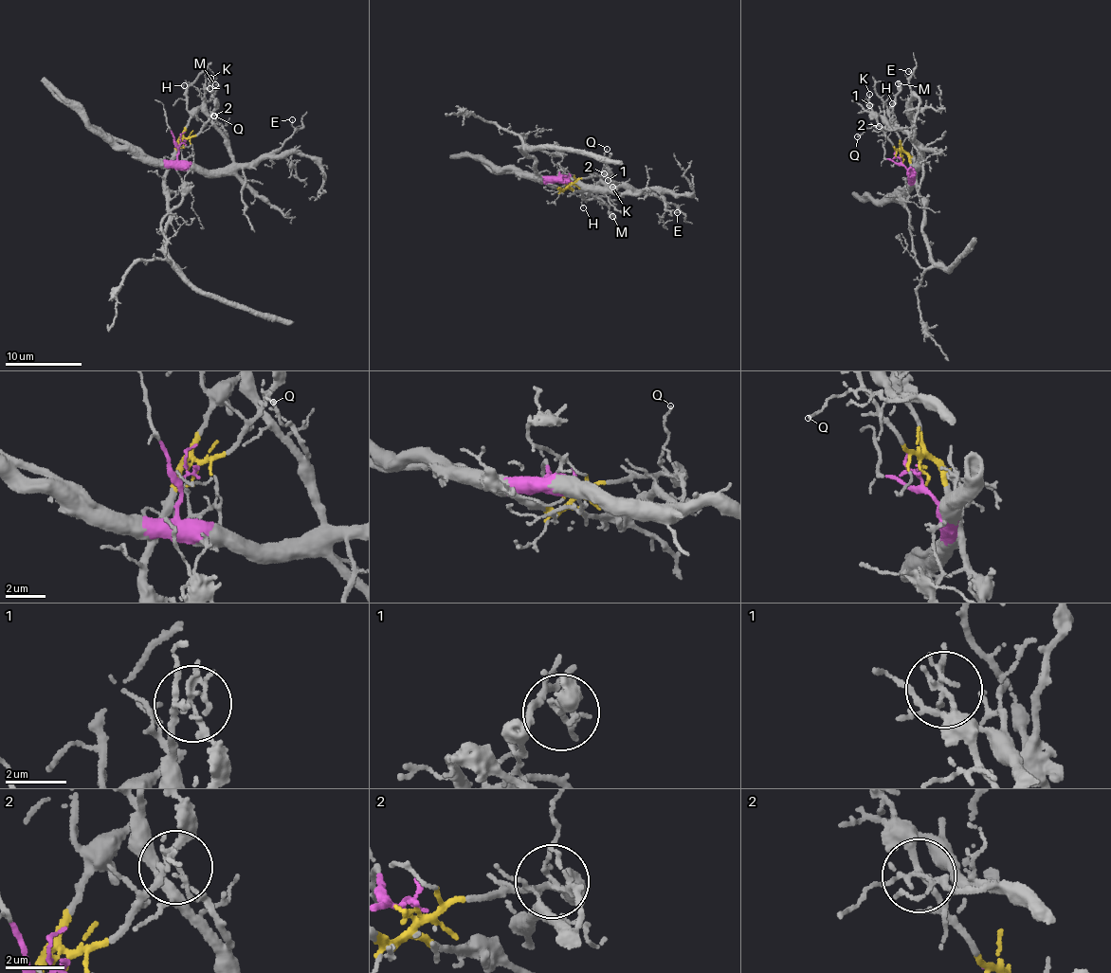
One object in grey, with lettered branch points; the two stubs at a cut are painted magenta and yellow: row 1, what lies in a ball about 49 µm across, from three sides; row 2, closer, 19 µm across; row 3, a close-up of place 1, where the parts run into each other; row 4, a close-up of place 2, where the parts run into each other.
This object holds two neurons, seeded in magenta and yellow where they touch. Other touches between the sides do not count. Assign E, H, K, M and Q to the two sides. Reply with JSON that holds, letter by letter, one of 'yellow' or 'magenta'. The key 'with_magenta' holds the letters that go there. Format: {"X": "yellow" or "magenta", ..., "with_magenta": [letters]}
{"E": "magenta", "H": "yellow", "K": "yellow", "M": "yellow", "Q": "magenta", "with_magenta": ["E", "Q"]}

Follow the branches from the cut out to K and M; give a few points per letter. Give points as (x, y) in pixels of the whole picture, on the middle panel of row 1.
K: (563, 180), (571, 183), (609, 174), (608, 179), (612, 187)
M: (563, 180), (570, 189), (598, 198), (612, 216)

